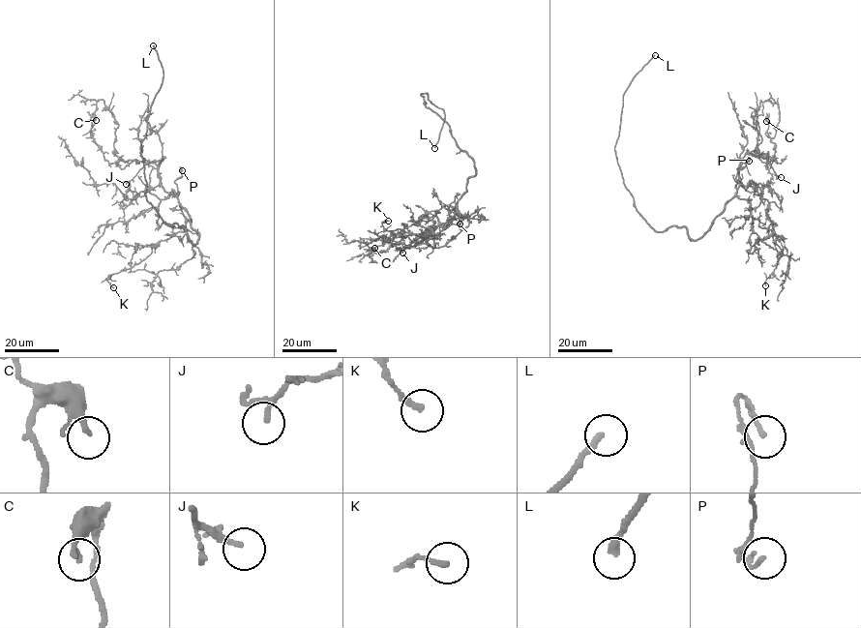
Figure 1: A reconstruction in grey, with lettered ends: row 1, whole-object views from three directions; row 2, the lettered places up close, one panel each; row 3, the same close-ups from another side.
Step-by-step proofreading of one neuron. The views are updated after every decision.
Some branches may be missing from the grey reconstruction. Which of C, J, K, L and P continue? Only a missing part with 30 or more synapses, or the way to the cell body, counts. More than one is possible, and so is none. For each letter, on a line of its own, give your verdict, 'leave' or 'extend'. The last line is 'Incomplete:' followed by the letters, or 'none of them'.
C: leave
J: extend
K: leave
L: extend
P: leave
Incomplete: J, L

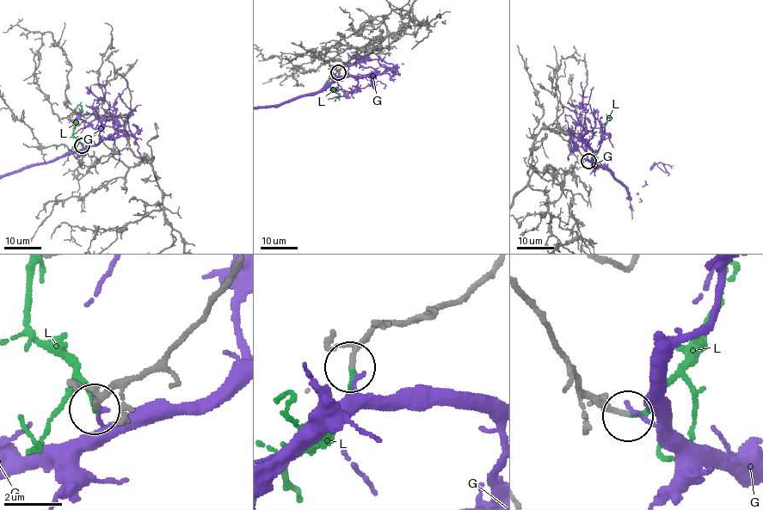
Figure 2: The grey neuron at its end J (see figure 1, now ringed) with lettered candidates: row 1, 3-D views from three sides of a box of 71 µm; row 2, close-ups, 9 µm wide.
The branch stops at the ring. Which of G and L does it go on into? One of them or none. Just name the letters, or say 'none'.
L

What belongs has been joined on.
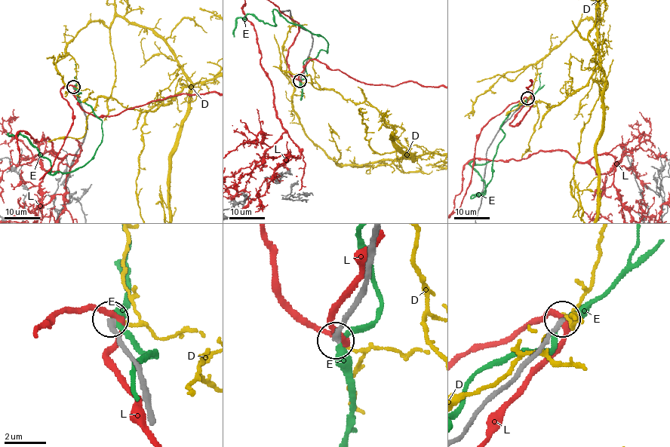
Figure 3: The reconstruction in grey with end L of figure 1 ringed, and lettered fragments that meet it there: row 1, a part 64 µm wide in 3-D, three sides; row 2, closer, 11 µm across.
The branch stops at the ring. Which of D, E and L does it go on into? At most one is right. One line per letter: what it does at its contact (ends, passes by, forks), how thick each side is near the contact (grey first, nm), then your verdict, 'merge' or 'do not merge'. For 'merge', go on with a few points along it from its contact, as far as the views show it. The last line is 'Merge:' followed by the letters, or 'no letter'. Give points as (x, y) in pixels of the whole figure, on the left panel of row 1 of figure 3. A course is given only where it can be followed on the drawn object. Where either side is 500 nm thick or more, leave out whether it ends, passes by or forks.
D: it ends; calibres 240 and 110 nm; do not merge
E: it passes by; calibres 260 and 300 nm; do not merge
L: it passes by; calibres 240 and 280 nm; do not merge
Merge: no letter

